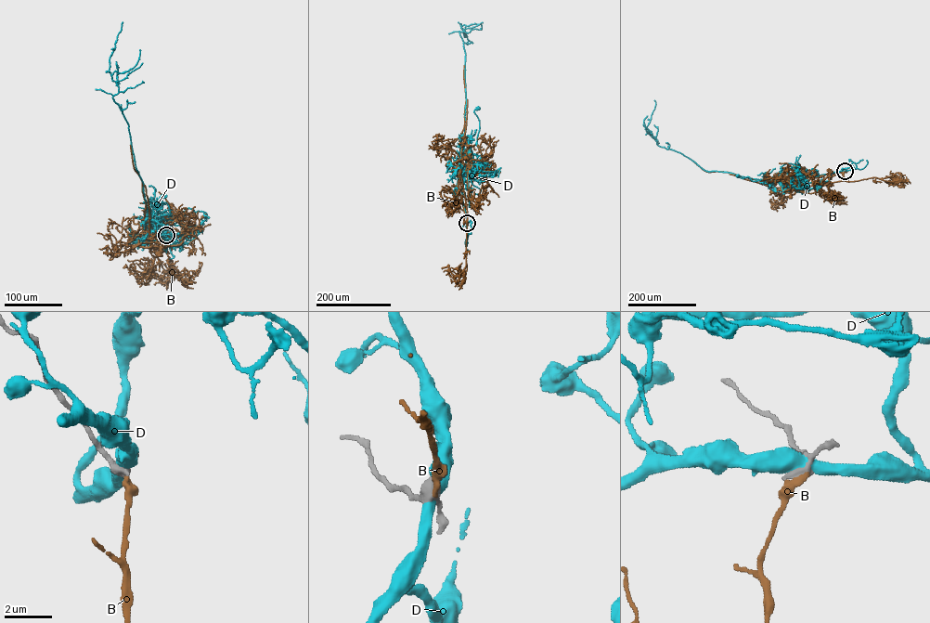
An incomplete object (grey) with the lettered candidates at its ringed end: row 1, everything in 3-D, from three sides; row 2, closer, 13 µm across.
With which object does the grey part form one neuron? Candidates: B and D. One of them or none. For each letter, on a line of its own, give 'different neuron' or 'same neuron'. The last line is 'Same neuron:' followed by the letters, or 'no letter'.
B: same neuron
D: different neuron
Same neuron: B

